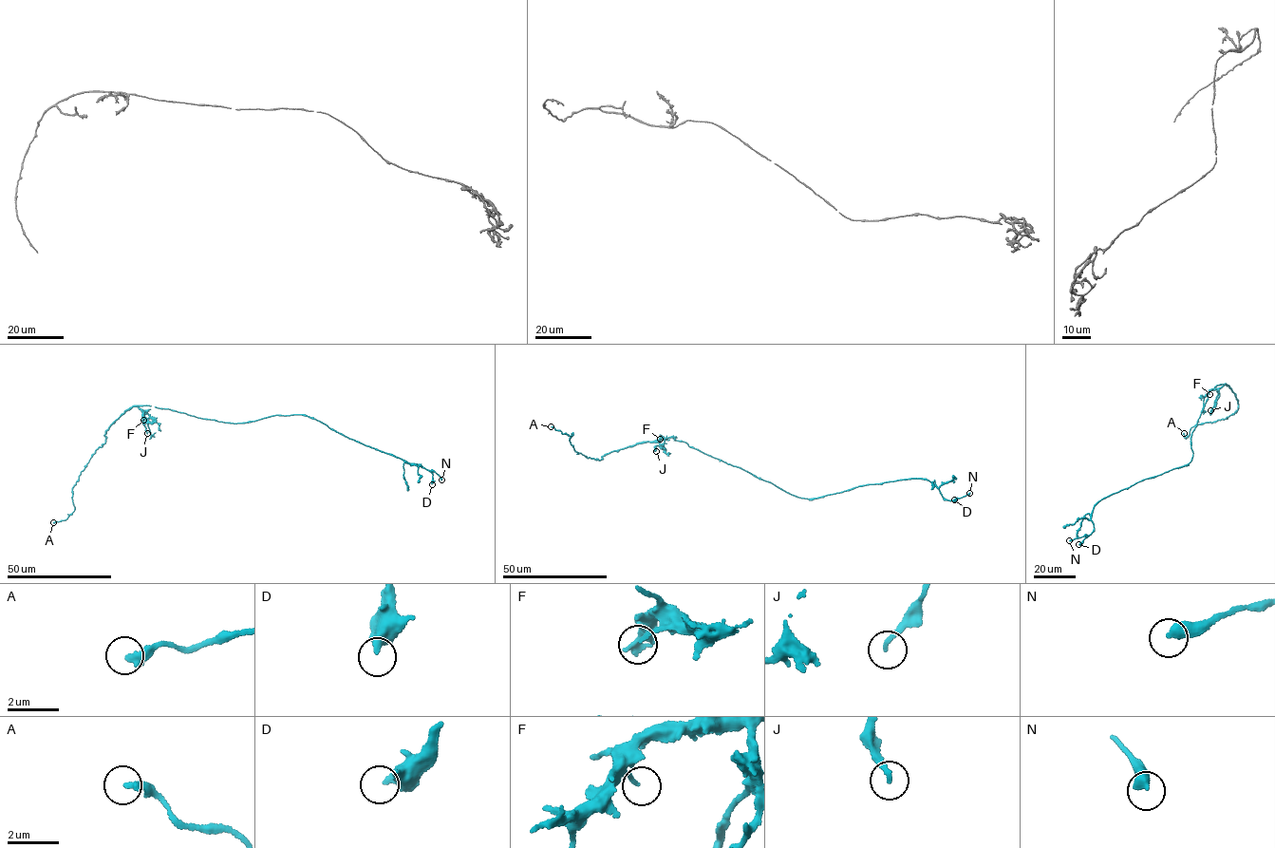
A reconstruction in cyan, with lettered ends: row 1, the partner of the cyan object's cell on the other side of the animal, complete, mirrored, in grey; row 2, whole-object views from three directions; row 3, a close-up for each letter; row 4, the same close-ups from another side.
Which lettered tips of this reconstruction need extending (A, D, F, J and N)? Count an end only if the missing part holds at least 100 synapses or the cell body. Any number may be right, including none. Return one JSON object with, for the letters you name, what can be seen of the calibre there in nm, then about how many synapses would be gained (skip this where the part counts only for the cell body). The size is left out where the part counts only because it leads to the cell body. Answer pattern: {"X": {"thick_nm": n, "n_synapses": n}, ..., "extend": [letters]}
{"extend": []}

